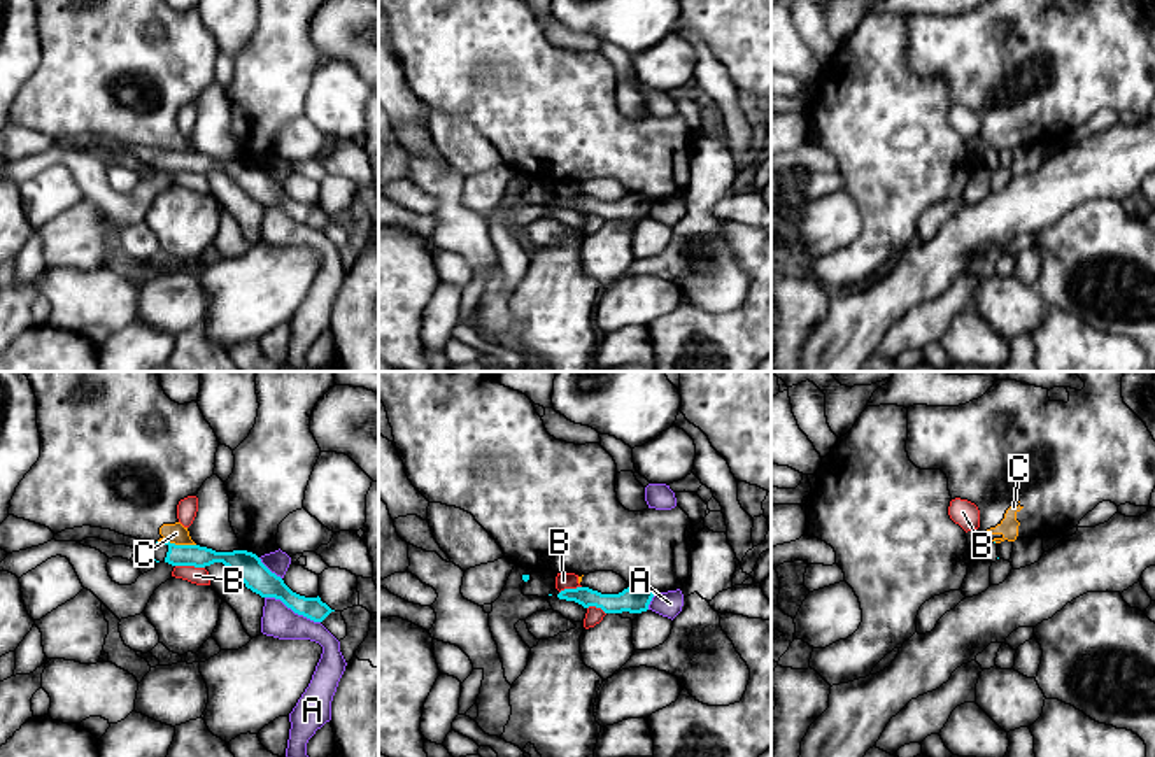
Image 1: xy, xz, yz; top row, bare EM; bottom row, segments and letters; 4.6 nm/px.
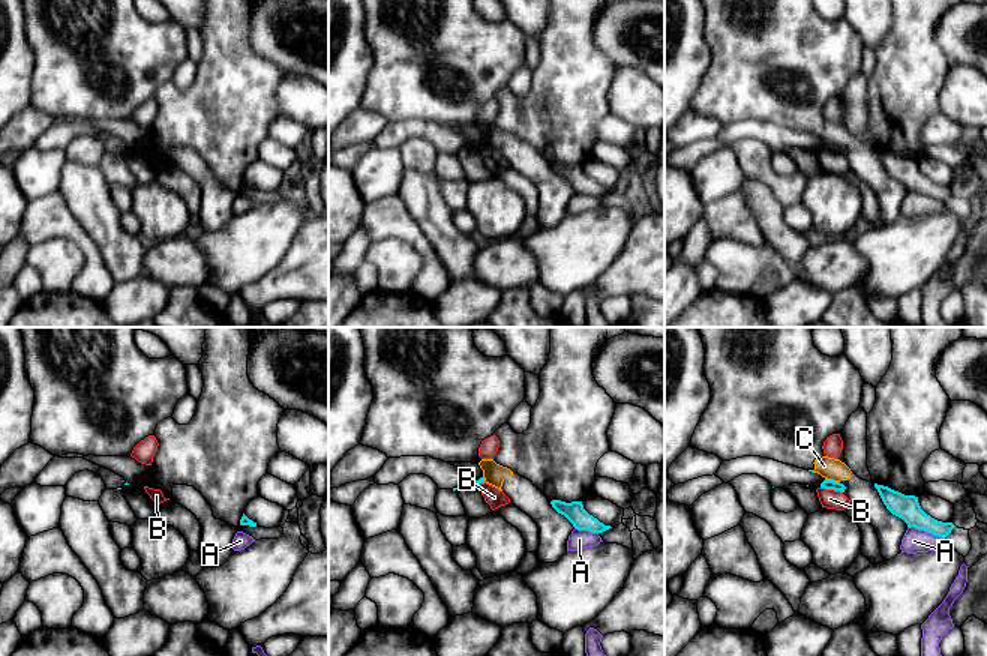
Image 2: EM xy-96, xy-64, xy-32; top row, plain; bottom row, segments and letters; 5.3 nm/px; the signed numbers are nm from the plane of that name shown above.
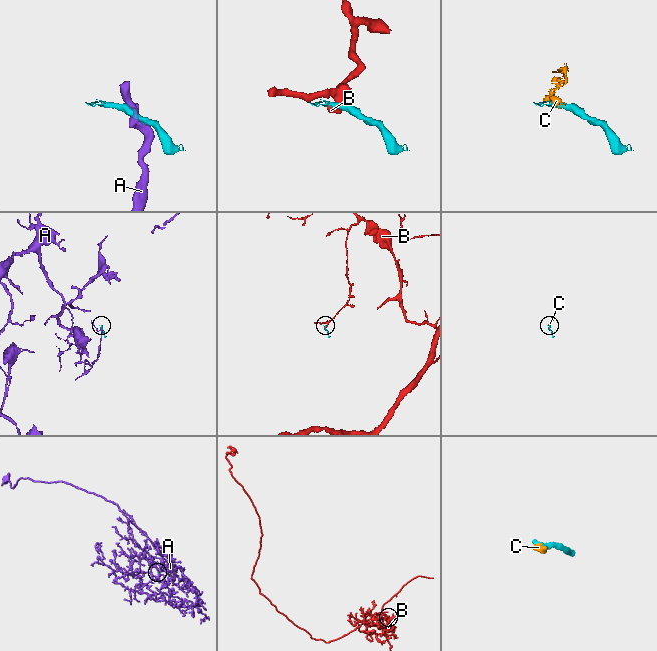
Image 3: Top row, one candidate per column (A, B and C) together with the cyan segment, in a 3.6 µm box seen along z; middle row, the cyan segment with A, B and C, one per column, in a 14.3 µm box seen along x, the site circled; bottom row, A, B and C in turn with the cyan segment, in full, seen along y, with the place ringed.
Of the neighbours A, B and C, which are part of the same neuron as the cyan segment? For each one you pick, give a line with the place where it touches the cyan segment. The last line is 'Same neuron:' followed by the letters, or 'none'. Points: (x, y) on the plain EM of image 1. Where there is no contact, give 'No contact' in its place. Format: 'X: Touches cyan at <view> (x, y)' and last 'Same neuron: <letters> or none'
Same neuron: none

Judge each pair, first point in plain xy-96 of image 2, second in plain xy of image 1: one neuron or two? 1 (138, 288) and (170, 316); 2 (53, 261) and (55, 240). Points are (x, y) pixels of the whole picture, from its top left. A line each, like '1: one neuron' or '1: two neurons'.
1: two neurons
2: two neurons

